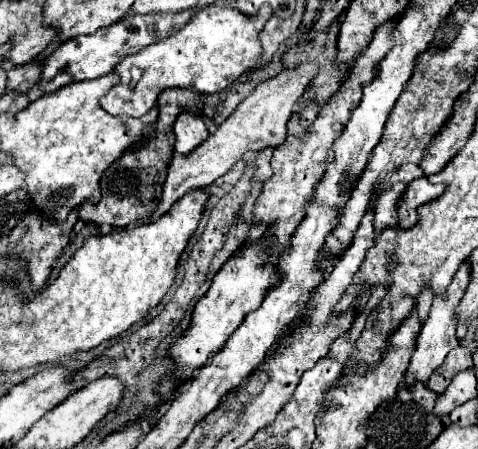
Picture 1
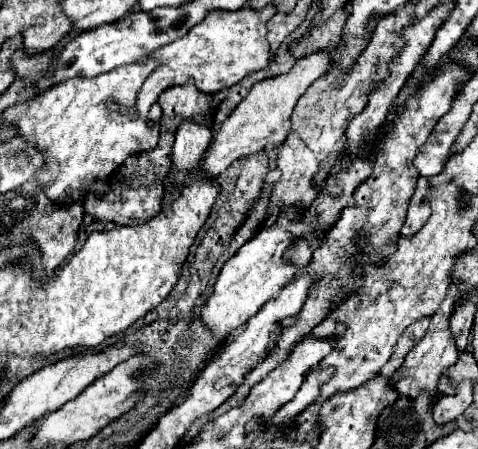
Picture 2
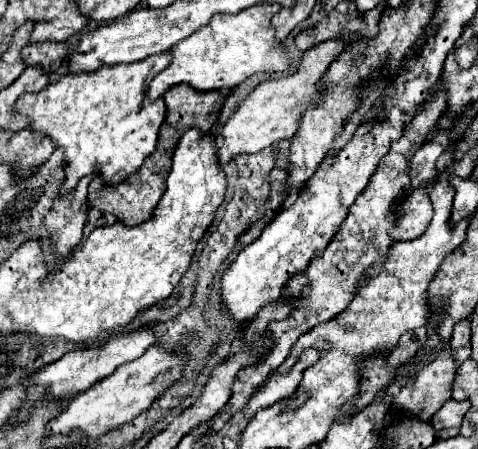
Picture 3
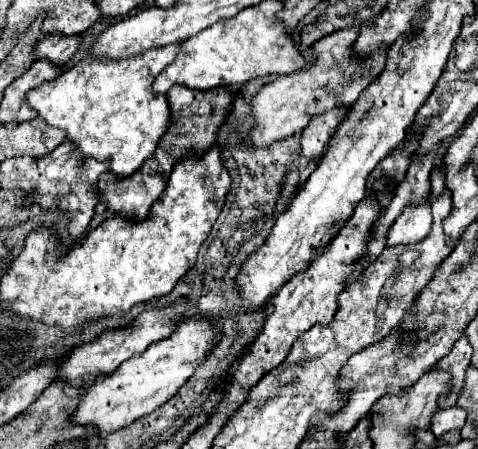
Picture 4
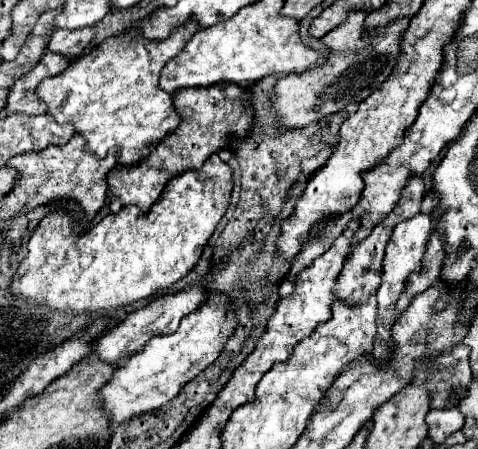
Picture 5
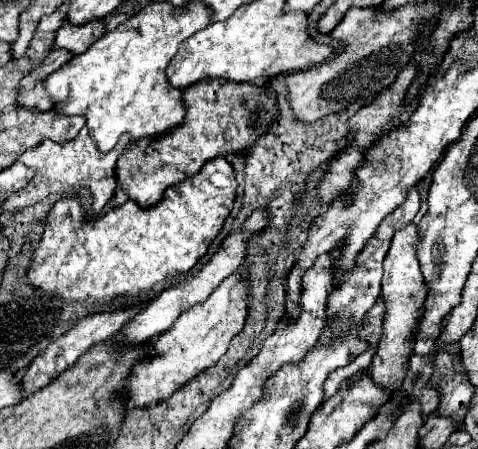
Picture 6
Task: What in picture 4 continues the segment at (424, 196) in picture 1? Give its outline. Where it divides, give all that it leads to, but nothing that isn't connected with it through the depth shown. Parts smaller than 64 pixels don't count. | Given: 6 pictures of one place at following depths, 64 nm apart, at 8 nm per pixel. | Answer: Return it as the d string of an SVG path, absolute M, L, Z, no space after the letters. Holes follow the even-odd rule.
M428 201L413 207L406 206L400 216L390 226L388 244L412 244L424 240L432 226L431 205Z

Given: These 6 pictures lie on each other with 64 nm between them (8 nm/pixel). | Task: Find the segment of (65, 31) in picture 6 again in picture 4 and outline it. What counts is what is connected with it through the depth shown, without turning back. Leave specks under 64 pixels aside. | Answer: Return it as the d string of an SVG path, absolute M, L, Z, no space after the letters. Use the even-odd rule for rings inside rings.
M52 34L52 36L46 36L46 38L38 40L38 44L32 50L32 56L34 56L34 60L46 58L54 66L64 66L76 54L76 50L80 46L80 40L82 40L82 36Z

